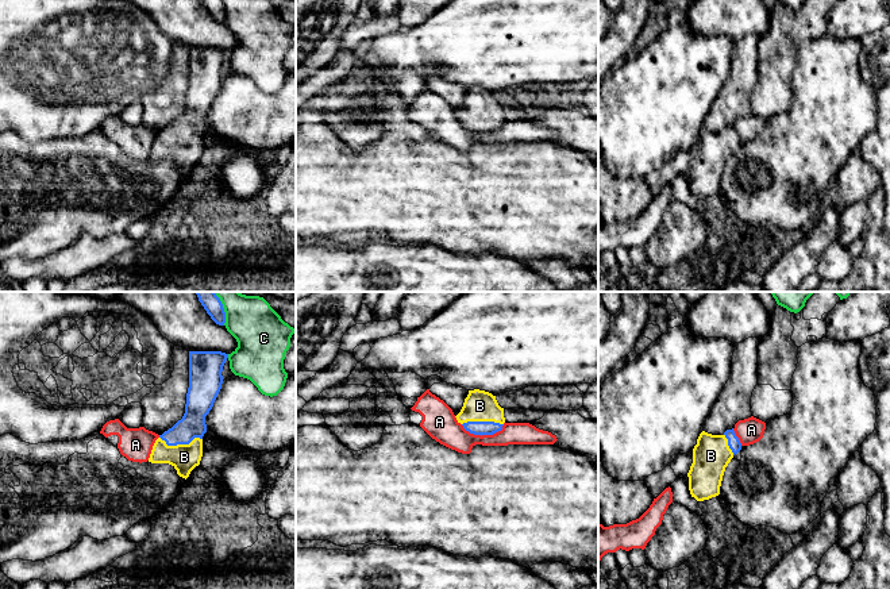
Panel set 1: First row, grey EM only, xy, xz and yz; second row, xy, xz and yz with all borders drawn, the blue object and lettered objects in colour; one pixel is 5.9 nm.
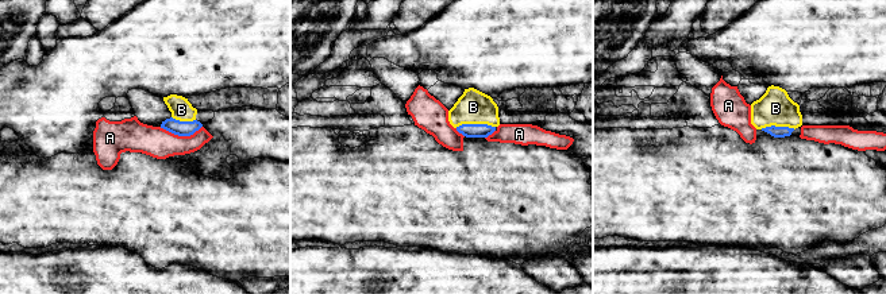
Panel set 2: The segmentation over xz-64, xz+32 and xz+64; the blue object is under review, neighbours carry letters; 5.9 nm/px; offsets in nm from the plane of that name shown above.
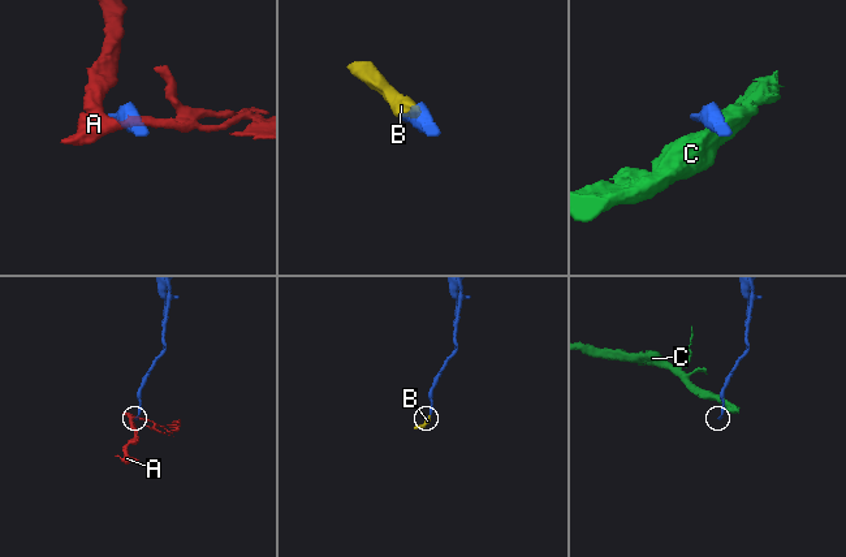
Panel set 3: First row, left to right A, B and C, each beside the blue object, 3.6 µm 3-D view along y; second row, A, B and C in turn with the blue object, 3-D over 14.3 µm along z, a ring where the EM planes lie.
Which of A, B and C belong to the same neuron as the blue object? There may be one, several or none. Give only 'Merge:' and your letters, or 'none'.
Merge: B

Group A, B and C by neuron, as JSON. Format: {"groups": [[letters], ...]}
{"groups": [["A"], ["B"], ["C"]]}

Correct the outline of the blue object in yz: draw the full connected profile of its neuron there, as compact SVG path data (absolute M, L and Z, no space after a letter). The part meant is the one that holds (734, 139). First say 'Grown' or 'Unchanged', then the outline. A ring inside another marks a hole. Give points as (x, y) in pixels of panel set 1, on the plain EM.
Grown. M733 126L723 132L702 128L693 146L693 161L687 170L691 195L704 199L718 193L725 165L740 147L741 140Z

